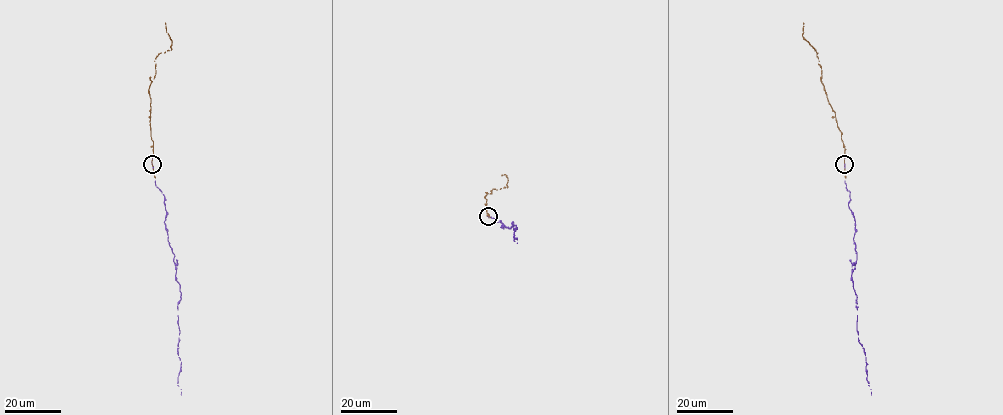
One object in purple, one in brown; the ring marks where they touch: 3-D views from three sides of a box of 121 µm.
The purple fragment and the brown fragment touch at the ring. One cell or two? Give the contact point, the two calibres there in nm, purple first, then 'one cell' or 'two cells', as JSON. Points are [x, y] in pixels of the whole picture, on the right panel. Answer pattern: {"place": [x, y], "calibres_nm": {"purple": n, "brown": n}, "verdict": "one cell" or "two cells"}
{"place": [844, 164], "calibres_nm": {"purple": 200, "brown": 130}, "verdict": "one cell"}

